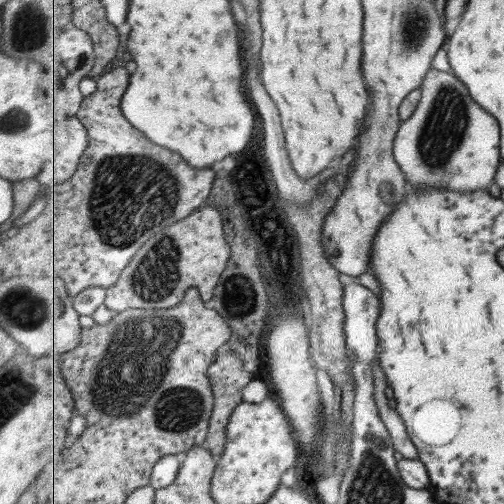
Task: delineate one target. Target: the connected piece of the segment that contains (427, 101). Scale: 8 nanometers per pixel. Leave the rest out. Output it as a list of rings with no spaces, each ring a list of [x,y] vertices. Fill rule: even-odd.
[[[431,68],[426,74],[421,99],[395,137],[395,160],[417,190],[445,188],[449,192],[485,190],[495,182],[502,150],[502,128],[491,112],[479,106],[467,85],[454,72]]]

